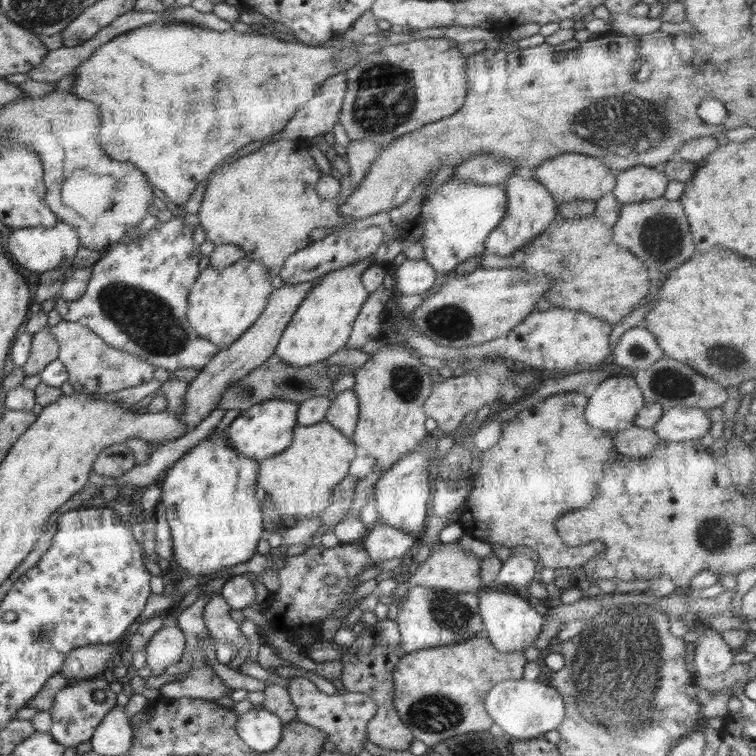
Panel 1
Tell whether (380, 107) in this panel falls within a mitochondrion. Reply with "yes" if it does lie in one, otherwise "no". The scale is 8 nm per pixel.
yes

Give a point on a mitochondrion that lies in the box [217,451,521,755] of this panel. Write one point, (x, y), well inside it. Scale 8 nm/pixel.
(433, 714)

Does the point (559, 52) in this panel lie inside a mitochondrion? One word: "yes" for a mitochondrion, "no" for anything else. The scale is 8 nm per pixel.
no

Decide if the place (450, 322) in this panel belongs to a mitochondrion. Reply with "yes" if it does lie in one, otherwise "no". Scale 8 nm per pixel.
yes

